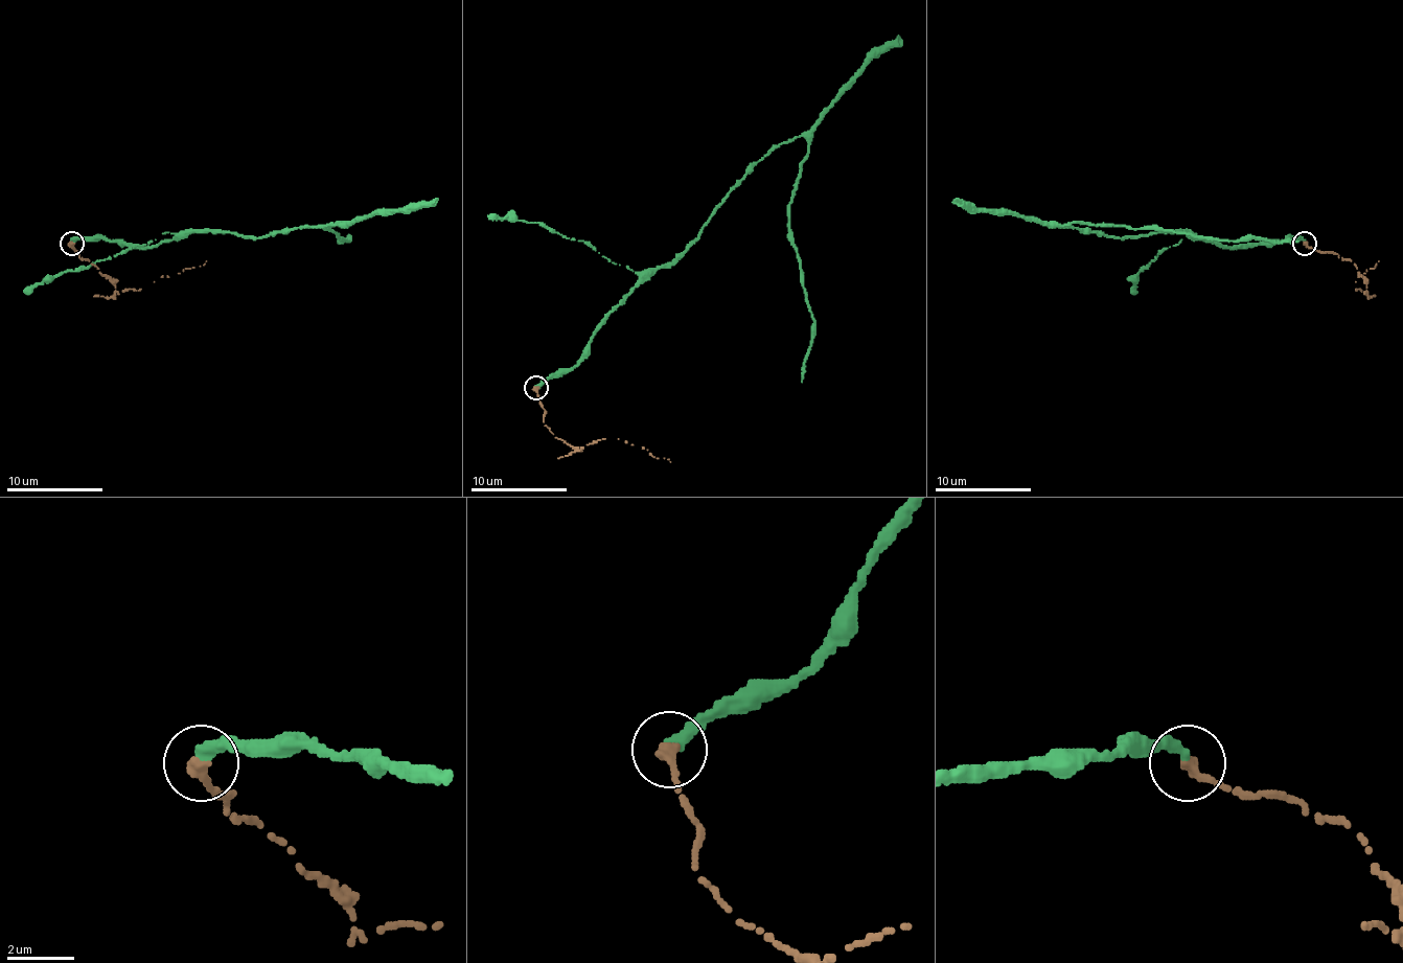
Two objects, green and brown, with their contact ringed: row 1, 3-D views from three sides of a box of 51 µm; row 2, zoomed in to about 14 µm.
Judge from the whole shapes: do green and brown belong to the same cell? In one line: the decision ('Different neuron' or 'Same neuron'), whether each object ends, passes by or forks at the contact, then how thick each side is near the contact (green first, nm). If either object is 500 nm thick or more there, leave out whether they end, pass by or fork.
Different neuron. At the ring green ends. At the ring brown ends. Thickness 380 nm (green) against 360 nm

